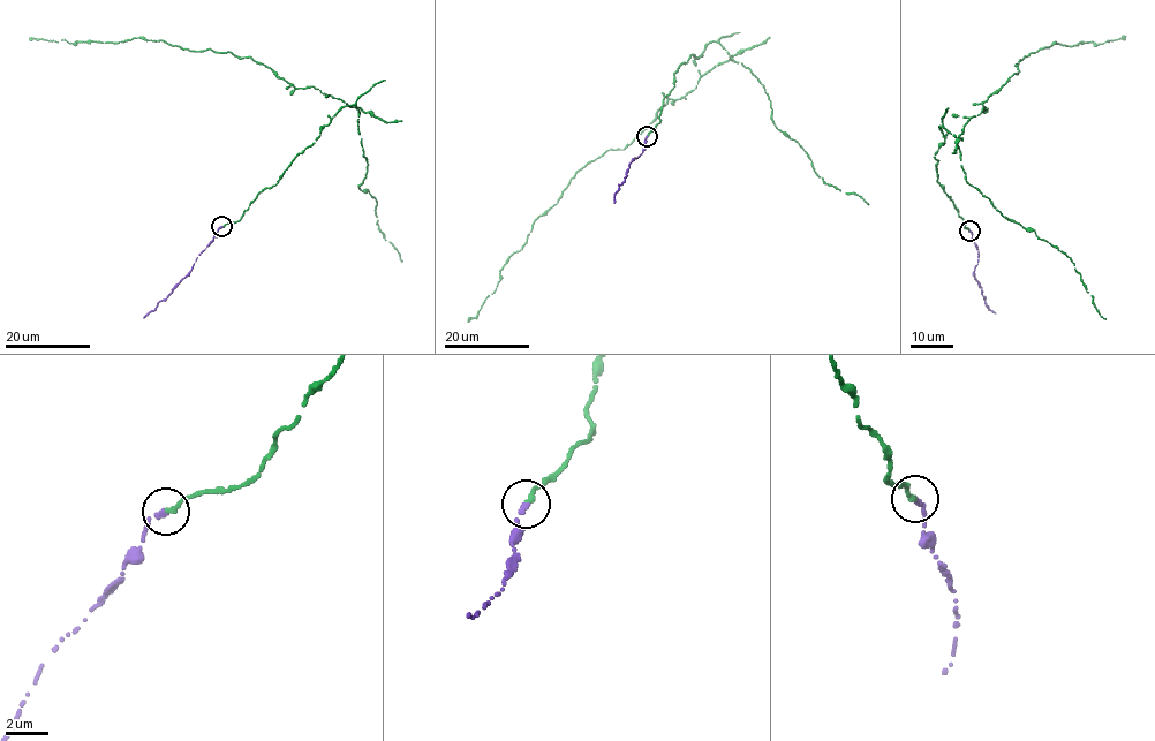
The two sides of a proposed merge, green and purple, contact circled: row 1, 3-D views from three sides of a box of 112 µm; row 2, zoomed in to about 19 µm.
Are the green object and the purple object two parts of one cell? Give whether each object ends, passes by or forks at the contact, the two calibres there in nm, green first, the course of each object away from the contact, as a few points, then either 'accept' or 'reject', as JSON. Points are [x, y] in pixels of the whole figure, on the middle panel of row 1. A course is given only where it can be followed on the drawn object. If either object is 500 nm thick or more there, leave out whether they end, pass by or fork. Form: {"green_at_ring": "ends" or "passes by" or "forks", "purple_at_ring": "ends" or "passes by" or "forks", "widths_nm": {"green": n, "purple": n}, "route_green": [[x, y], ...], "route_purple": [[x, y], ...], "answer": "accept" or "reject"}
{"green_at_ring": "ends", "purple_at_ring": "ends", "widths_nm": {"green": 260, "purple": 240}, "route_green": [[647, 135], [659, 122], [679, 66], [718, 43], [730, 59], [670, 98], [625, 149], [581, 168], [467, 318]], "route_purple": [[647, 135], [643, 150], [633, 159], [614, 196], [614, 203]], "answer": "accept"}

